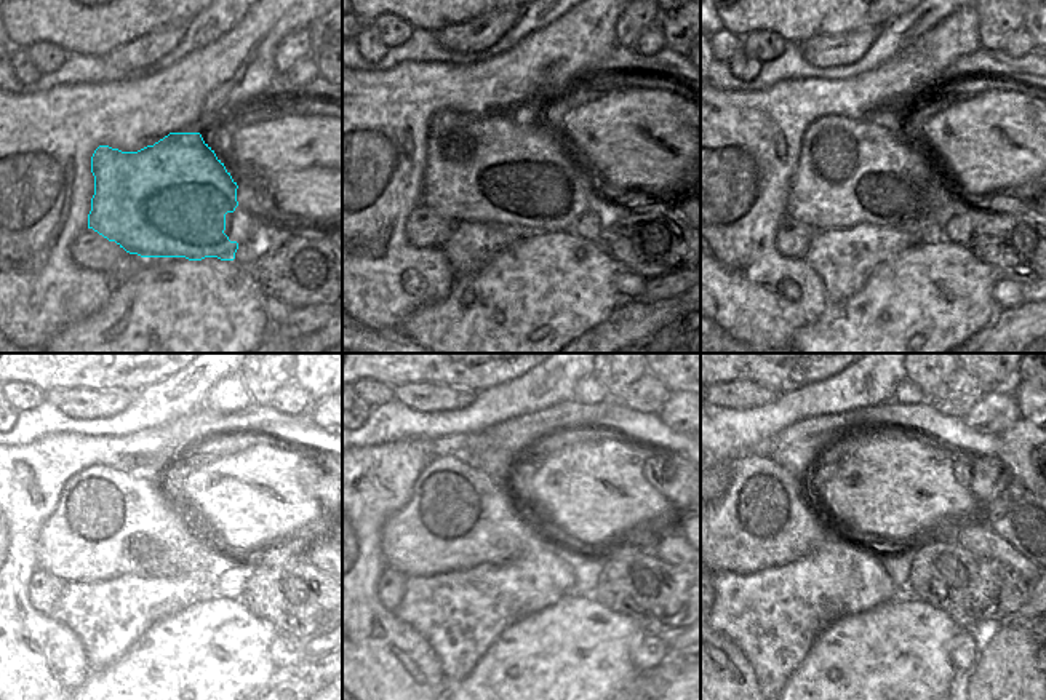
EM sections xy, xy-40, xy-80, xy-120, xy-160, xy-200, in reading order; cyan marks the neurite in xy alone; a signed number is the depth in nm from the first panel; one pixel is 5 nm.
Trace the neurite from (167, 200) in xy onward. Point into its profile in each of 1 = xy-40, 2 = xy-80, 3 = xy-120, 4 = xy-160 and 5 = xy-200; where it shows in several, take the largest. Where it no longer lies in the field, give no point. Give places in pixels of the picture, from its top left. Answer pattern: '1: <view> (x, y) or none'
1: xy-40 (528, 194)
2: xy-80 (829, 173)
3: xy-120 (107, 523)
4: xy-160 (458, 517)
5: xy-200 (802, 510)

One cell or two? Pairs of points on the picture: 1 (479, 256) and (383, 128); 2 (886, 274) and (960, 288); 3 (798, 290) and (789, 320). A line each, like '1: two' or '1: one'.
1: two
2: one
3: one

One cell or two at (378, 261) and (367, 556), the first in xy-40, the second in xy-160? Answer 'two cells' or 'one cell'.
one cell

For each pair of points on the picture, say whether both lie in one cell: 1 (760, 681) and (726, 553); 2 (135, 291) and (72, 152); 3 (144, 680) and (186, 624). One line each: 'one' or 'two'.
1: one
2: two
3: one

